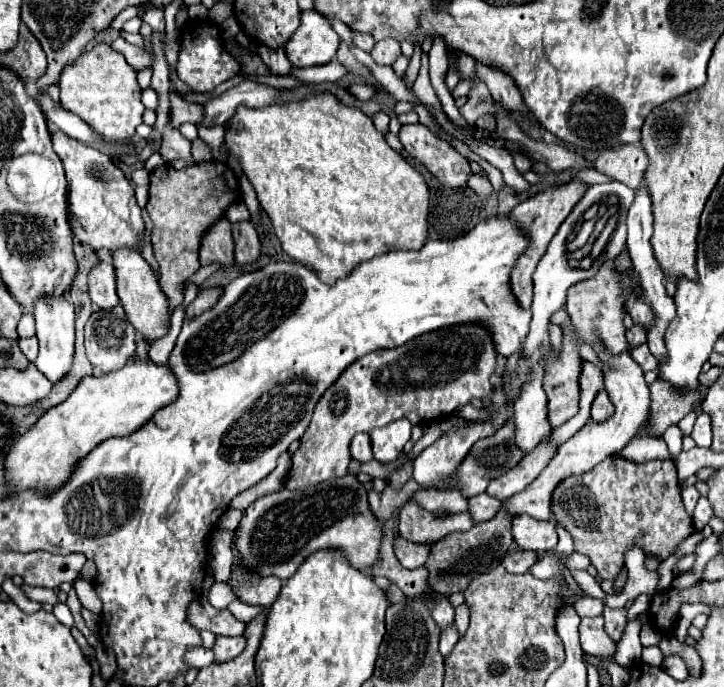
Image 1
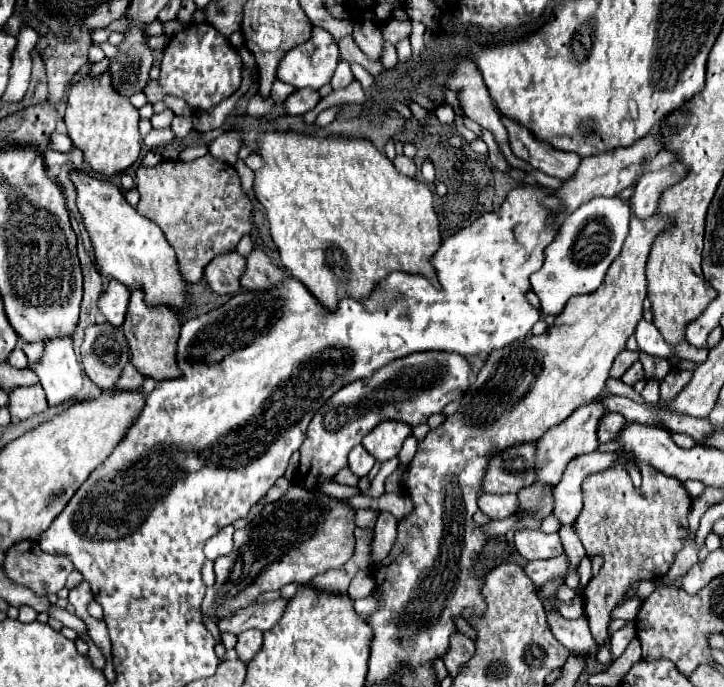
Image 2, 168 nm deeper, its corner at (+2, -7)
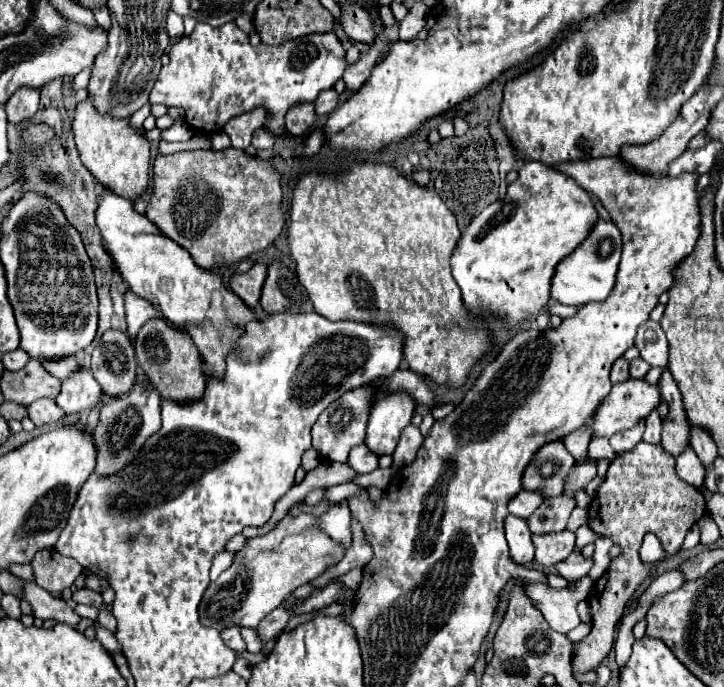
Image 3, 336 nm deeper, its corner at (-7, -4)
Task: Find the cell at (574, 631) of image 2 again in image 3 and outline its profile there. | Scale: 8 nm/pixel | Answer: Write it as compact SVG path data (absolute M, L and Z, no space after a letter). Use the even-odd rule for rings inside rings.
M582 577L582 579L576 579L574 587L570 589L558 591L546 585L528 585L526 593L534 601L534 605L542 611L550 627L566 635L568 631L580 625L577 604L588 598L590 589L592 589L592 579Z

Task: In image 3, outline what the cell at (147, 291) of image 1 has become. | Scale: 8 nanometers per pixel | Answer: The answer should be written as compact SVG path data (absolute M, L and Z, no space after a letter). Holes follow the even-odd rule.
M154 317L138 331L134 347L138 365L144 369L144 373L156 385L162 397L172 397L174 401L192 401L190 397L202 397L206 385L202 359L186 331L170 325L166 319Z

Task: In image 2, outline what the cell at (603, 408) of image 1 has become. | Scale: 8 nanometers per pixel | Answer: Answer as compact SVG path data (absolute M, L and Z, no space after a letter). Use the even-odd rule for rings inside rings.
M609 412L601 424L599 424L599 442L605 444L605 442L611 442L615 440L615 436L623 430L623 424L627 424L627 420L615 412Z

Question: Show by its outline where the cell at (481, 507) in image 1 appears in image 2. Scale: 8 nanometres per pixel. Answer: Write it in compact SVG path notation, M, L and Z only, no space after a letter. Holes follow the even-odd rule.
M481 494L479 498L479 510L487 514L491 520L503 520L519 510L519 502L515 494Z

